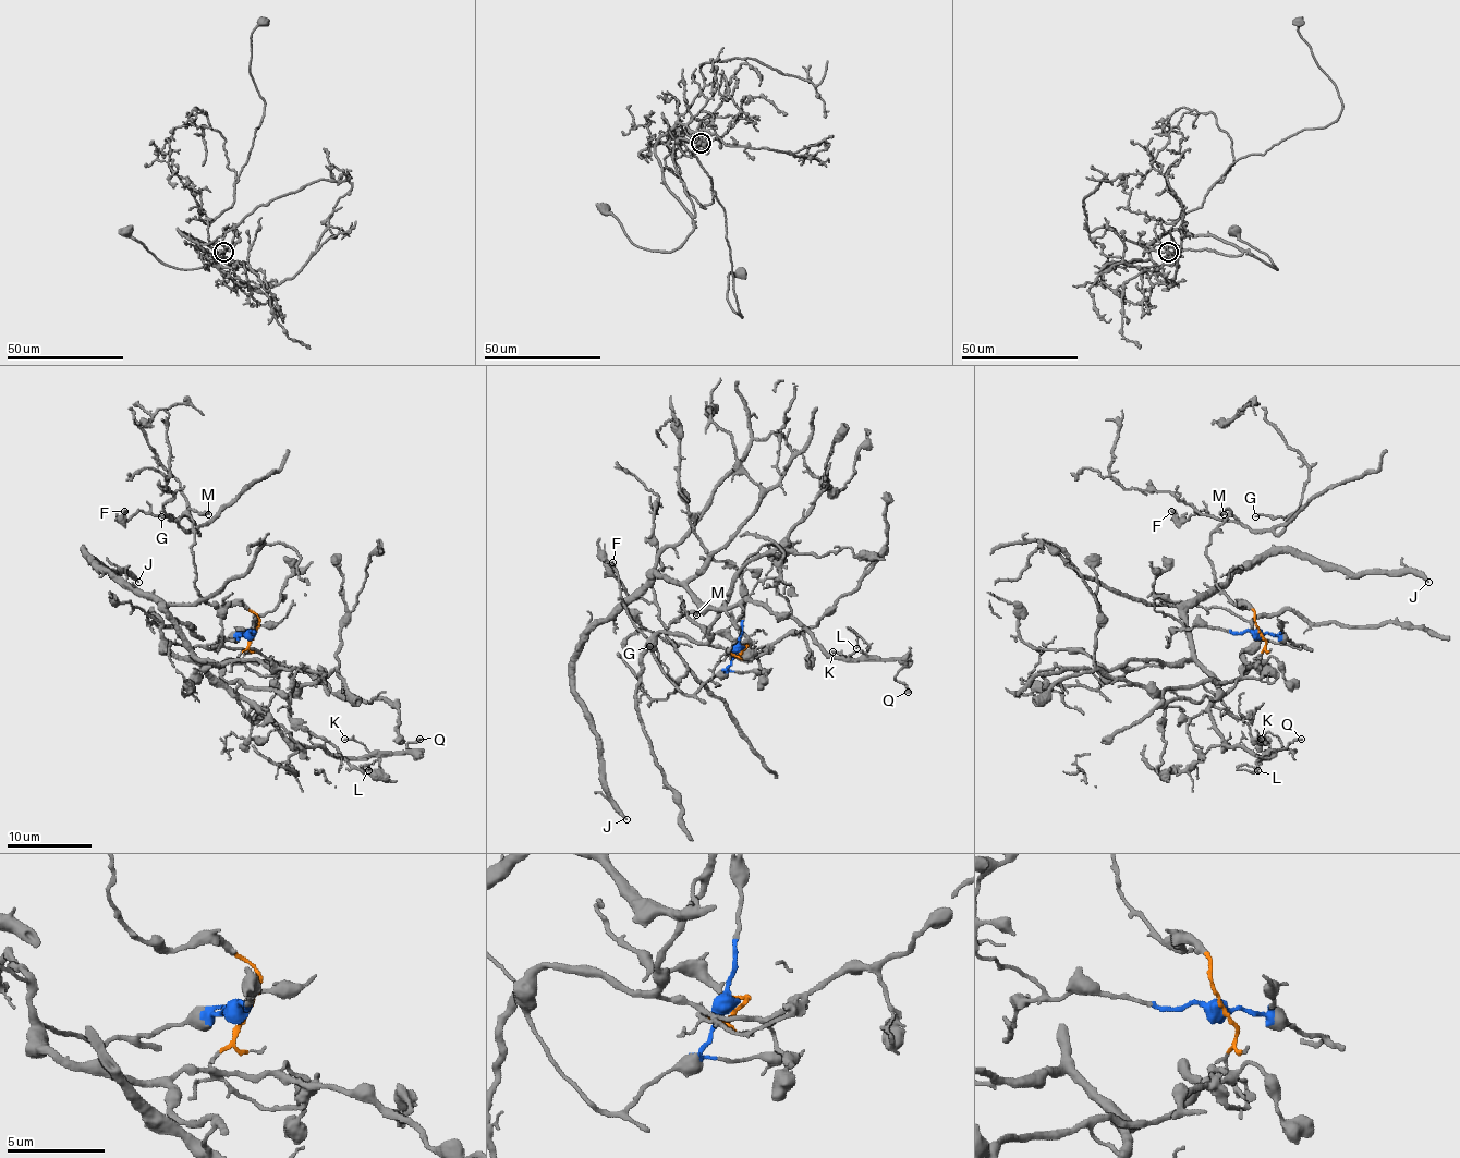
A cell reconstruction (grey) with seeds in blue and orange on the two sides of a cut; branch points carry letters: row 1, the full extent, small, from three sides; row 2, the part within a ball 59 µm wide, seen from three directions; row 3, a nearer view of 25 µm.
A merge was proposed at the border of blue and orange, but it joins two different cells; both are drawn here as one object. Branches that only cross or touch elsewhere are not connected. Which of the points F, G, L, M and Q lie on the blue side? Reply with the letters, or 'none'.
L, Q

